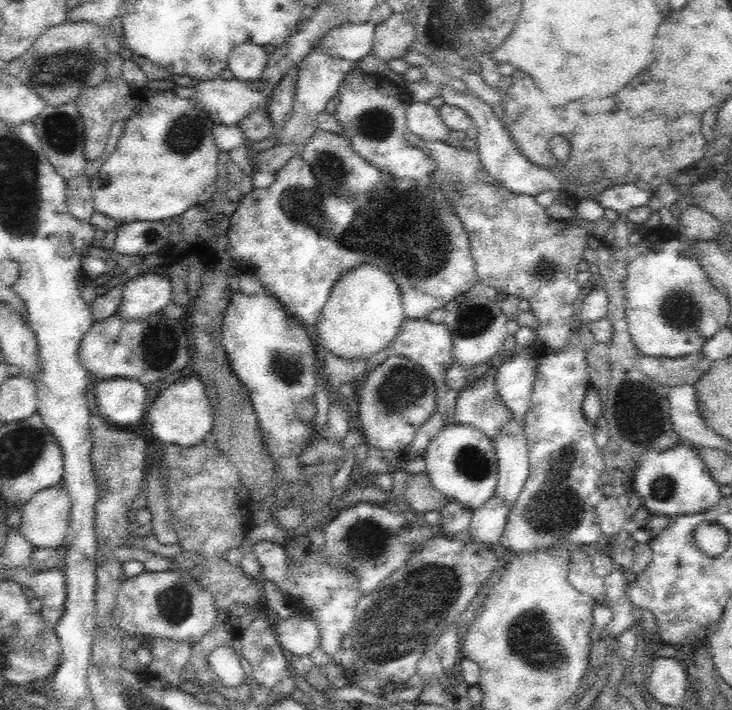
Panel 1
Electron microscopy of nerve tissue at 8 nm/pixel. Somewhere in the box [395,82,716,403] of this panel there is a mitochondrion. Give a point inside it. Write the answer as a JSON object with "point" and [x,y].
{"point":[681,311]}

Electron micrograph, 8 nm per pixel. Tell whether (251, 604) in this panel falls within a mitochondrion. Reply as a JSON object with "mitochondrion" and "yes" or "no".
{"mitochondrion":"no"}

